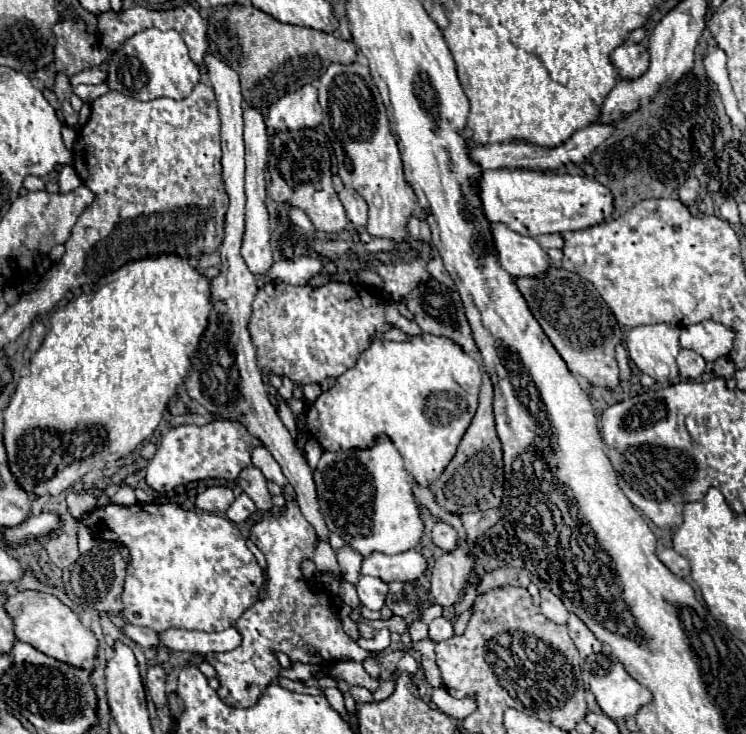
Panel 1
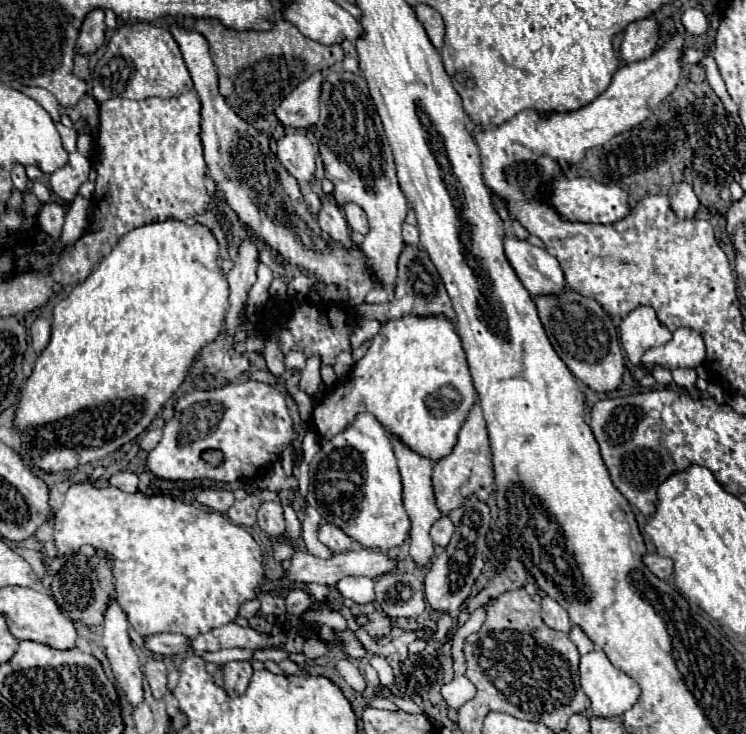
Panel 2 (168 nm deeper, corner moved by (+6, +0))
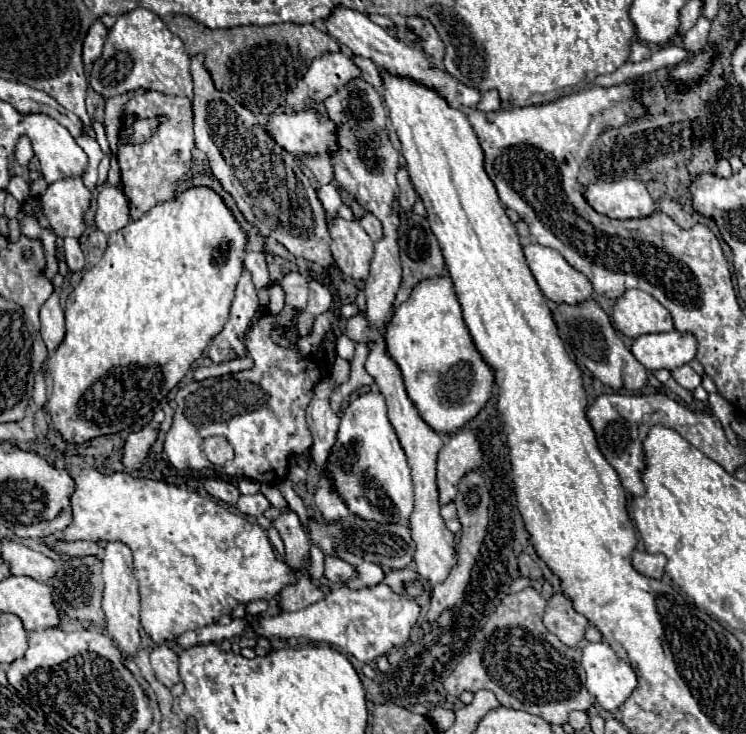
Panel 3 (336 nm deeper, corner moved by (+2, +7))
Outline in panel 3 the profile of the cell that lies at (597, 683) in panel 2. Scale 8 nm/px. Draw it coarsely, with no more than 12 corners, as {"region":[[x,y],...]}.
{"region":[[606,641],[582,649],[586,689],[616,711],[638,685]]}

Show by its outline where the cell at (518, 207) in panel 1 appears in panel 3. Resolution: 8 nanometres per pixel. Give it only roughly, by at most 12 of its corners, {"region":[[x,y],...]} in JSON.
{"region":[[638,179],[584,187],[588,205],[610,219],[654,213]]}

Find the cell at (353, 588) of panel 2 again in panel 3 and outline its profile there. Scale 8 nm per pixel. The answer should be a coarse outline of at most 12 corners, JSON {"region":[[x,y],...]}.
{"region":[[328,555],[326,579],[330,583],[346,583],[358,571],[350,563]]}

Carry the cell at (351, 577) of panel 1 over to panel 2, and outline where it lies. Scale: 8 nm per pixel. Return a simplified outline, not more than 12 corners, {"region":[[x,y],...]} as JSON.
{"region":[[326,522],[318,540],[336,554],[352,548],[352,538]]}

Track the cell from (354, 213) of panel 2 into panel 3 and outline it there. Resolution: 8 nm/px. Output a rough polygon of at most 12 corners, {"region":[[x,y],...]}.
{"region":[[370,211],[360,225],[372,241],[382,237],[382,225]]}

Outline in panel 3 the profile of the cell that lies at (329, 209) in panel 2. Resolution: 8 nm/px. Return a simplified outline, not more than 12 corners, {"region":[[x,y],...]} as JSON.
{"region":[[336,215],[330,251],[338,269],[364,281],[374,243],[360,223]]}

